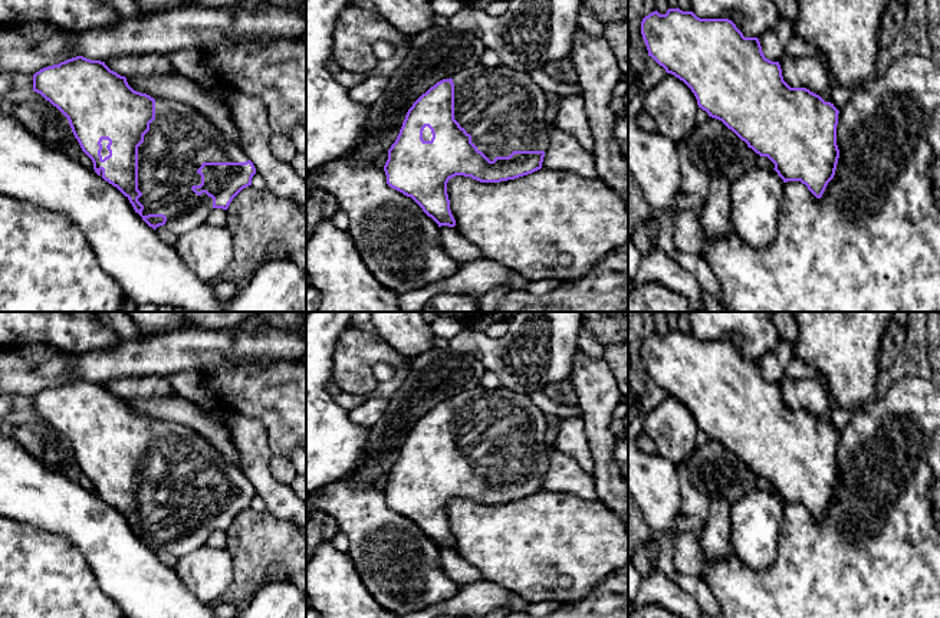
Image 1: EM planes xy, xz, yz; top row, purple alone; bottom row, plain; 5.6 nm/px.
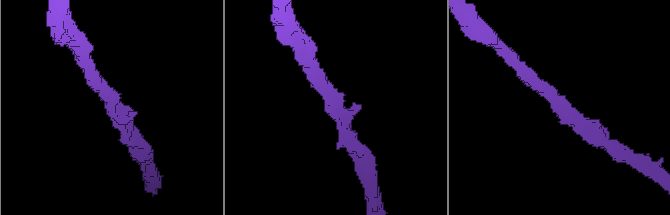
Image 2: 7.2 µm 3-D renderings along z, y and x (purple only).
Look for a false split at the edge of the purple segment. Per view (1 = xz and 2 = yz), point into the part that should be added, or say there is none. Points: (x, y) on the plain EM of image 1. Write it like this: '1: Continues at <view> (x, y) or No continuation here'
1: Continues at xz (503, 431)
2: No continuation here

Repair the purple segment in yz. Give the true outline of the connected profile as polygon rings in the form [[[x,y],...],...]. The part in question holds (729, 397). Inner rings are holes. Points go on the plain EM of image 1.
[[[678,329],[668,331],[665,336],[655,332],[642,341],[641,356],[648,378],[691,411],[699,430],[722,443],[756,476],[768,479],[783,504],[801,503],[816,520],[822,519],[835,497],[839,480],[837,467],[839,433],[834,425],[825,424],[806,410],[791,410],[783,402],[779,384],[765,379],[759,361],[745,359],[729,341],[700,341],[693,333],[683,333]]]

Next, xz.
[[[477,385],[443,401],[423,415],[408,431],[395,464],[388,471],[384,487],[387,506],[411,519],[438,549],[454,549],[447,504],[456,497],[480,504],[500,504],[532,496],[542,490],[549,454],[555,450],[545,441],[546,418],[530,397],[503,387],[494,389]]]

